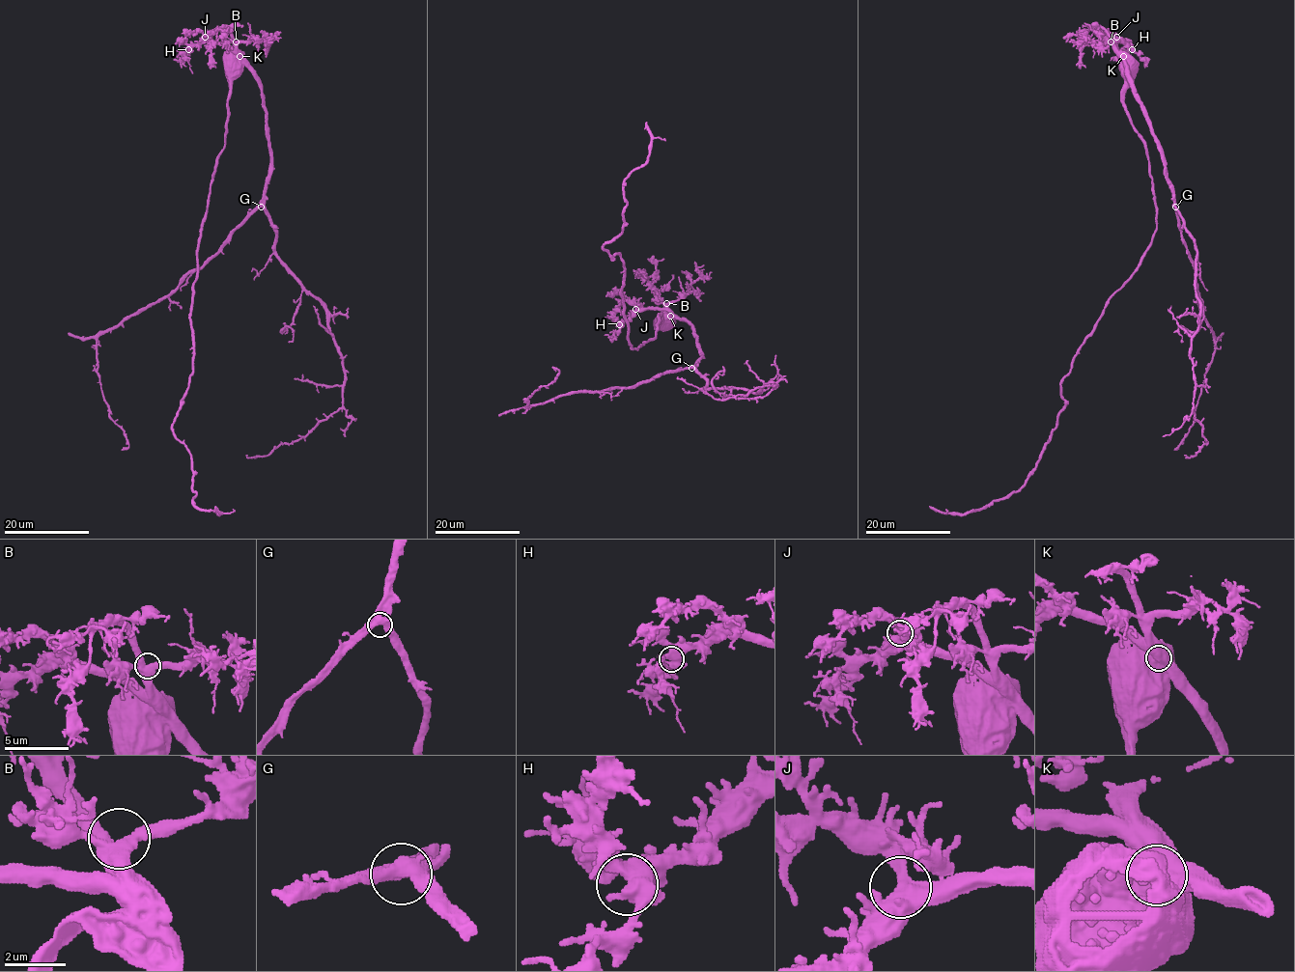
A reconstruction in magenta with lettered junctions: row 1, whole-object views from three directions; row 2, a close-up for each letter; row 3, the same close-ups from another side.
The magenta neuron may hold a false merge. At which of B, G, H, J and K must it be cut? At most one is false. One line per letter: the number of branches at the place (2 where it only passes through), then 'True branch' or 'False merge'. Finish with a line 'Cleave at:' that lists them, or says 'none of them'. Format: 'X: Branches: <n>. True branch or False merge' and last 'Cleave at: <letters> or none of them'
B: Branches: 4. True branch
G: Branches: 3. True branch
H: Branches: 4. True branch
J: Branches: 2. True branch
K: Branches: 1. False merge
Cleave at: K

